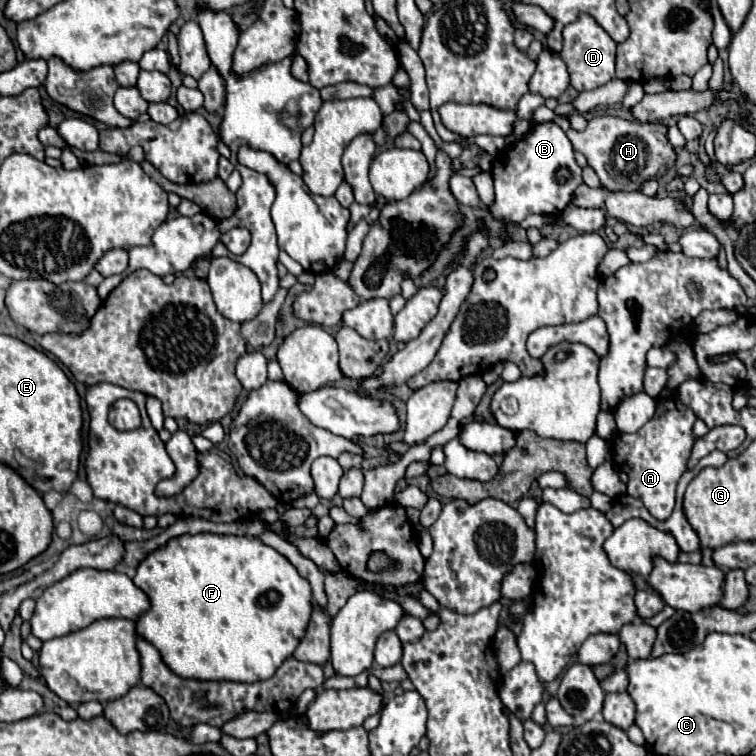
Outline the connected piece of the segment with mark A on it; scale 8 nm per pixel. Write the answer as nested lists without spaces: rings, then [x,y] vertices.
[[[676,396],[658,398],[656,414],[650,422],[646,422],[634,434],[616,434],[612,460],[618,470],[628,474],[628,494],[642,500],[652,516],[664,520],[670,516],[674,508],[676,484],[686,470],[686,462],[690,458],[692,446],[696,442],[692,434],[692,426],[696,422],[696,414],[684,406]]]

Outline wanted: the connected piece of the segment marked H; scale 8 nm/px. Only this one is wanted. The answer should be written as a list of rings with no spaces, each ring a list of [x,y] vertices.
[[[596,116],[588,122],[584,132],[568,130],[566,134],[574,150],[586,156],[588,166],[594,168],[606,190],[638,192],[648,178],[658,178],[676,160],[674,148],[666,138],[666,126],[662,124],[642,124],[616,116]]]

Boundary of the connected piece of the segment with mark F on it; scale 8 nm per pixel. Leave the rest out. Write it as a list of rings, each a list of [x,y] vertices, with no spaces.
[[[182,534],[178,538],[170,538],[164,546],[152,550],[146,554],[146,558],[138,564],[136,568],[136,576],[132,578],[134,584],[150,598],[150,610],[146,610],[144,614],[138,616],[136,620],[136,632],[138,636],[146,638],[152,646],[158,648],[158,652],[162,654],[162,660],[166,662],[166,666],[170,666],[170,670],[182,678],[194,678],[194,680],[234,680],[234,682],[258,682],[258,680],[266,680],[272,678],[276,668],[292,656],[292,652],[296,650],[300,638],[304,636],[306,624],[310,620],[310,612],[312,612],[312,592],[310,592],[310,584],[306,582],[306,578],[300,576],[298,568],[284,558],[280,552],[276,552],[274,548],[266,546],[262,540],[258,538],[248,538],[248,536],[220,536],[220,534]]]

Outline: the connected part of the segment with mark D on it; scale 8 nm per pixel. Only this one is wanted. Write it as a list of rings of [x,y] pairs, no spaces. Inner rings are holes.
[[[580,14],[580,18],[564,28],[564,48],[560,52],[562,60],[568,64],[570,82],[578,92],[594,90],[612,78],[616,78],[616,42],[594,22],[592,16]]]

